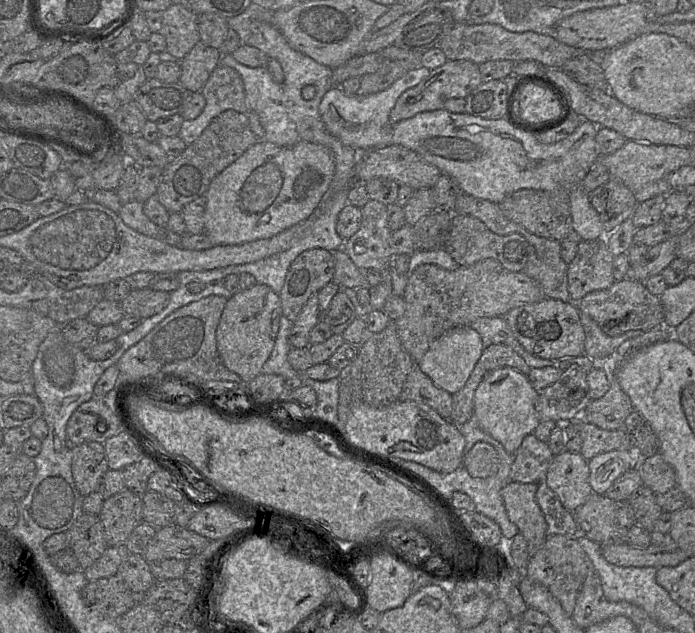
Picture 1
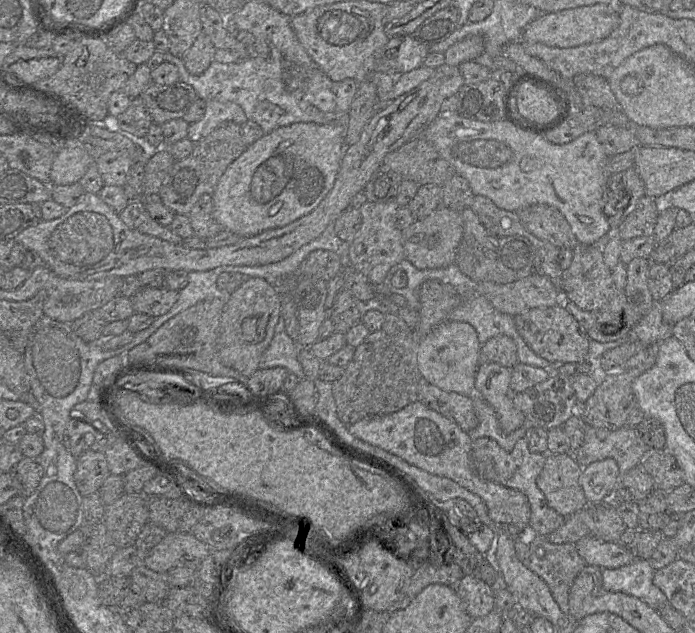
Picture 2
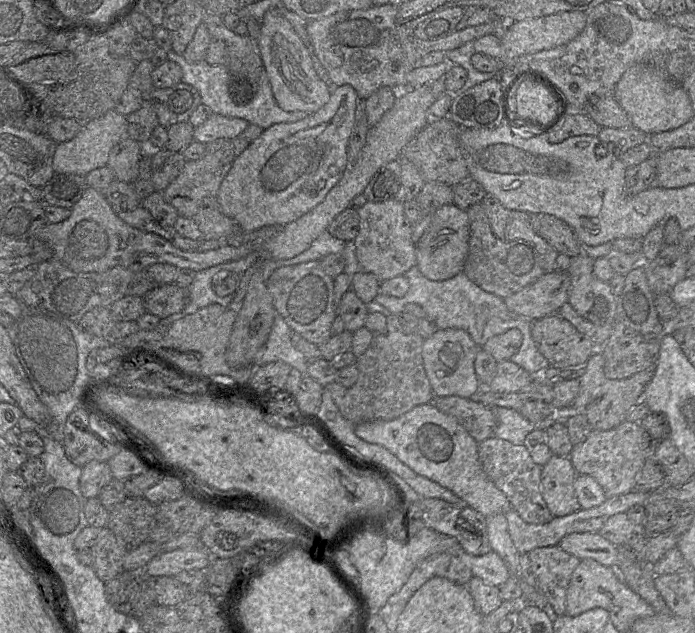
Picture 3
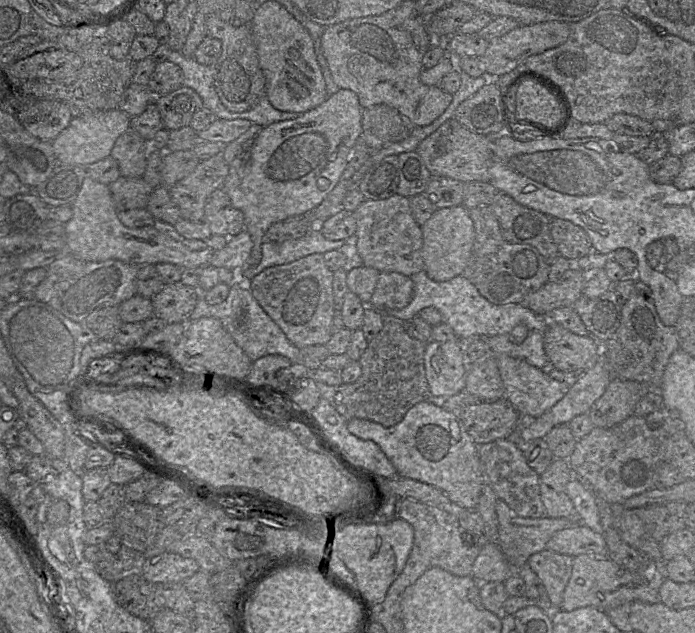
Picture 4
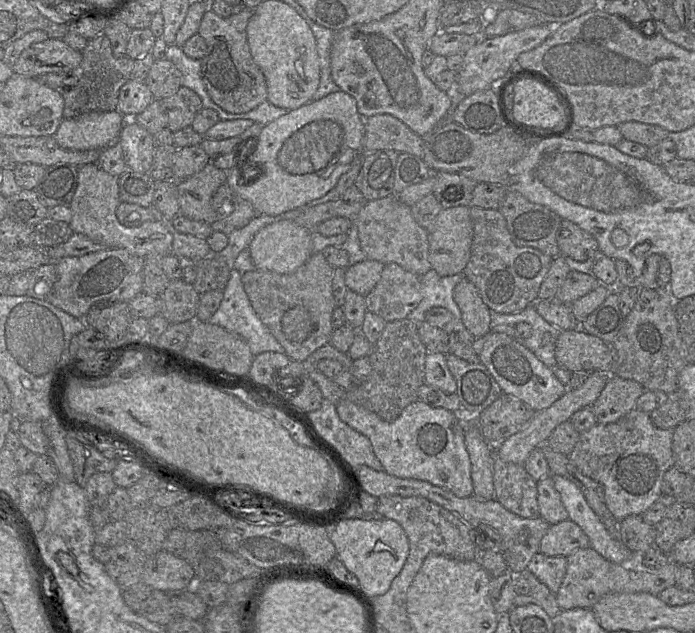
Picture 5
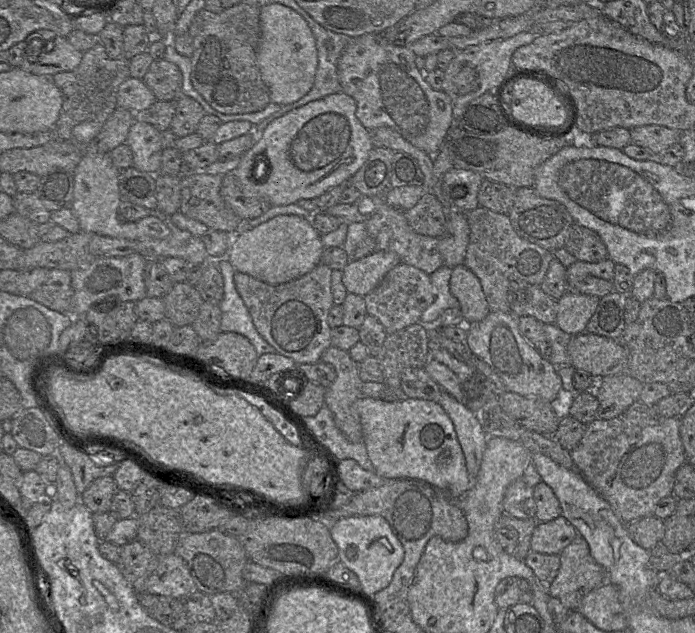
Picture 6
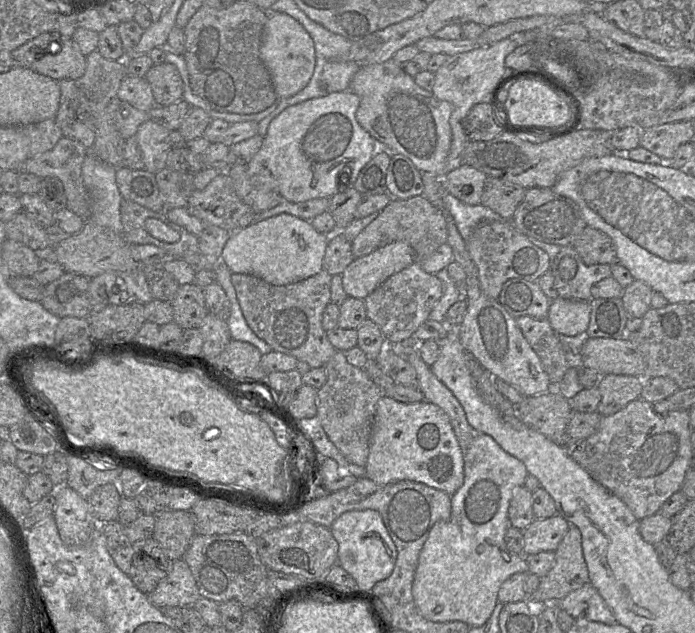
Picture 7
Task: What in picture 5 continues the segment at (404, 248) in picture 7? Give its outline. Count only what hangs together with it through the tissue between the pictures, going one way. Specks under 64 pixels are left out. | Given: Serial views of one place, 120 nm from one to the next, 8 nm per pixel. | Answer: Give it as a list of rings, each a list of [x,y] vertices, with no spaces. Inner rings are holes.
[[[365,259],[346,268],[345,285],[361,296],[367,296],[381,278],[384,264],[375,260]]]

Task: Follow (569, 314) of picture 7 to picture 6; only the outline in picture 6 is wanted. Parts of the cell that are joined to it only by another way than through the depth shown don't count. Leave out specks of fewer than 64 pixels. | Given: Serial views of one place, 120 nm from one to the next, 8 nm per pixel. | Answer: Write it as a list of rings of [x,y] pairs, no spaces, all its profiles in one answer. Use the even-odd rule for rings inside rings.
[[[573,290],[566,291],[557,300],[558,310],[555,325],[572,336],[586,331],[586,326],[599,300],[597,296],[581,294]]]

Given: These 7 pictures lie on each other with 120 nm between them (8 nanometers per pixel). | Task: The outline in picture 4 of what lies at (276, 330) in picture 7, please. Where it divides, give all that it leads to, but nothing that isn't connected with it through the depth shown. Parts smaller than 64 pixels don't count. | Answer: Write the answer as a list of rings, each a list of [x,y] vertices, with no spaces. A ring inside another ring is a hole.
[[[312,254],[288,264],[266,268],[246,282],[264,312],[298,349],[325,345],[332,336],[335,315],[332,283],[333,272],[326,266],[322,254]]]

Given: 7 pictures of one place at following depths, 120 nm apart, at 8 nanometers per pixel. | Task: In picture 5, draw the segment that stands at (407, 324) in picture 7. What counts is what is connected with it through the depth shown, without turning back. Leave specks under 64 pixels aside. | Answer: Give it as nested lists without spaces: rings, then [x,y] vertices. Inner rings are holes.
[[[389,263],[384,266],[380,280],[373,290],[365,296],[367,311],[375,313],[386,323],[407,318],[421,300],[422,287],[420,285],[420,277],[403,269],[396,263]]]

